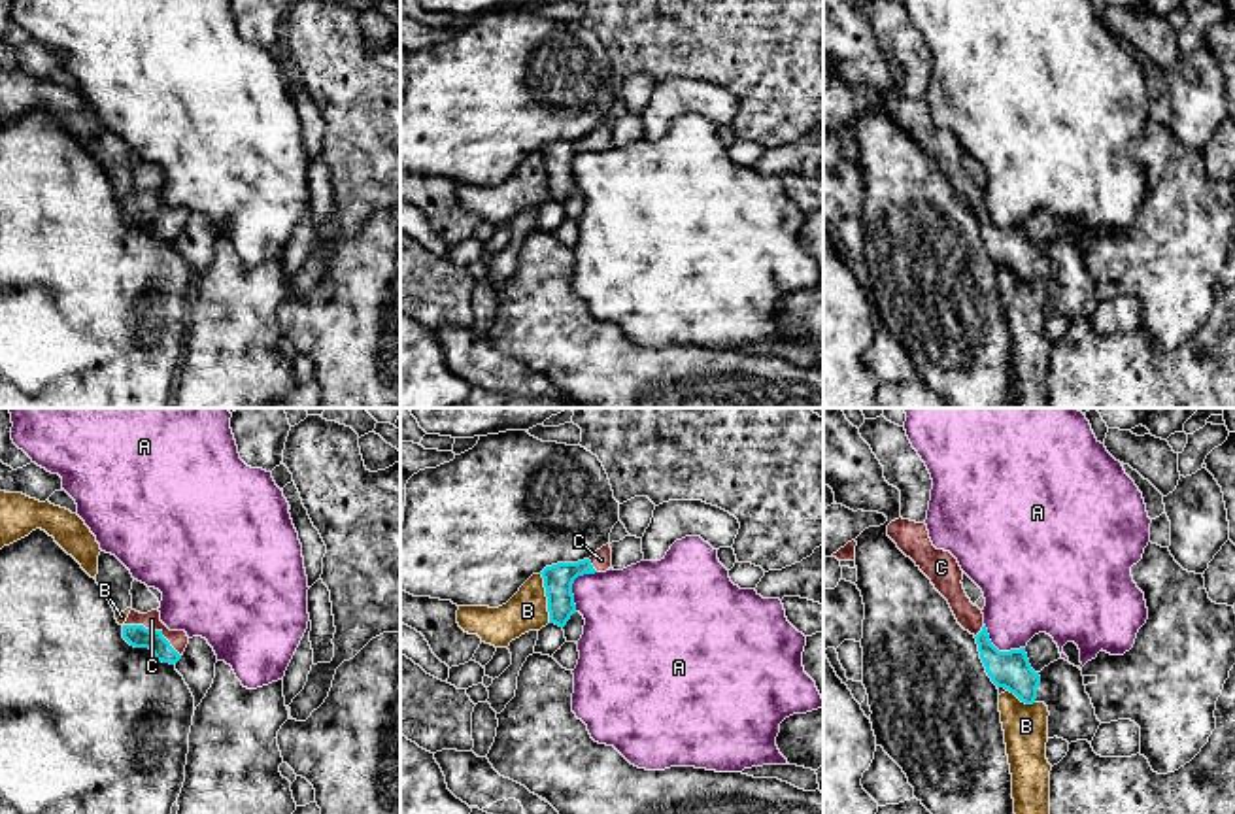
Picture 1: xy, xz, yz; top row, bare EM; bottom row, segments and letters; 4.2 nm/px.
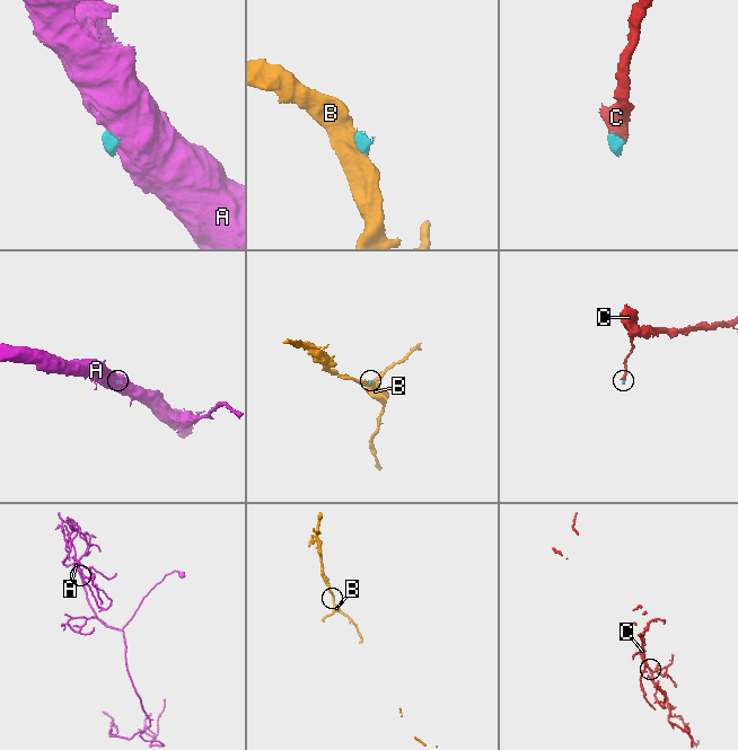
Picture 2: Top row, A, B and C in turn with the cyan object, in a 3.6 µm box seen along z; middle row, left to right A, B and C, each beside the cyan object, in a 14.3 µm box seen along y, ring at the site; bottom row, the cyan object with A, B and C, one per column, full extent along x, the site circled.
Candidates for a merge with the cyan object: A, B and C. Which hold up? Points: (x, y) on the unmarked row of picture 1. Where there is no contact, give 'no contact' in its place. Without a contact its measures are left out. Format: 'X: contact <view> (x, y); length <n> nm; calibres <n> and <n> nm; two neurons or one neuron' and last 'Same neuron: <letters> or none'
A: contact xz (571, 163); length 200 nm; calibres 130 and 340 nm; two neurons
B: contact xz (546, 172); length 220 nm; calibres 130 and 180 nm; two neurons
C: contact xy (155, 208); length 280 nm; calibres 100 and 80 nm; one neuron
Same neuron: C

